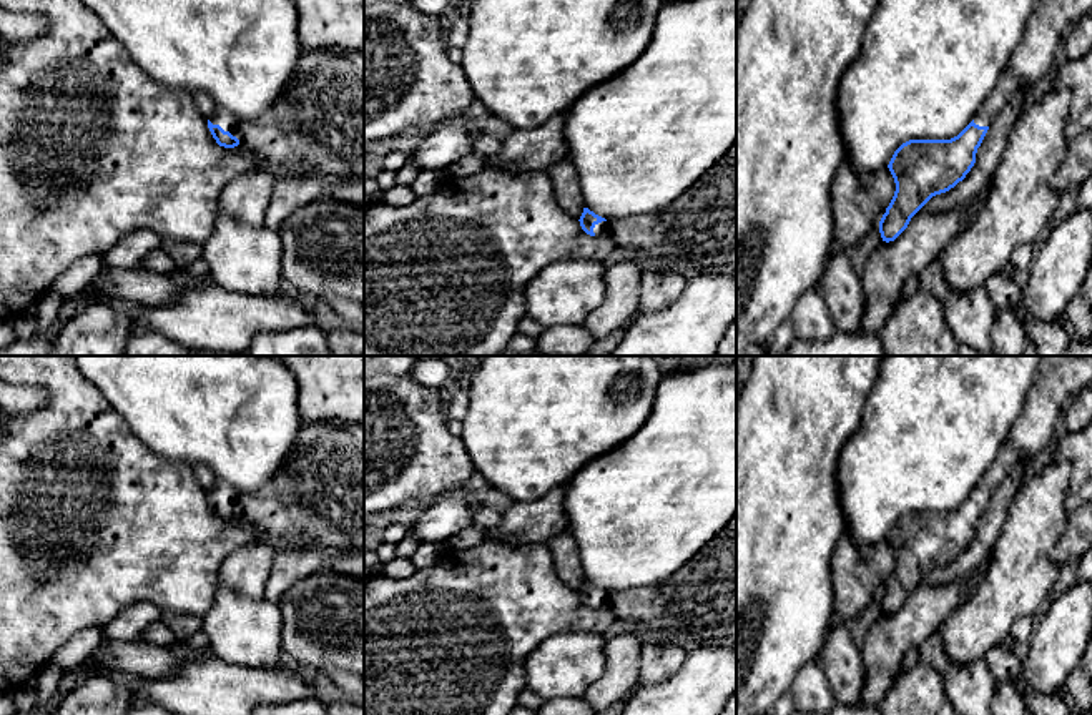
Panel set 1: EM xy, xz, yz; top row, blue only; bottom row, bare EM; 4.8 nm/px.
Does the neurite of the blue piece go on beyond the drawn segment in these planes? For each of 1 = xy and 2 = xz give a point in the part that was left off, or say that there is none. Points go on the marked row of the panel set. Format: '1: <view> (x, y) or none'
1: xy (318, 122)
2: xz (697, 233)

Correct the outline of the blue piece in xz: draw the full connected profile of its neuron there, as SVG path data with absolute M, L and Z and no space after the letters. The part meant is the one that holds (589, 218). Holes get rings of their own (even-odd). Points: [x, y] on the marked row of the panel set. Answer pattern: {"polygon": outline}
{"polygon": "M736 143L675 203L625 221L607 221L588 208L580 216L590 236L610 238L618 248L640 253L645 264L691 279L701 273L736 274Z"}

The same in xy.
{"polygon": "M304 50L293 80L263 116L244 121L216 108L208 128L219 146L243 143L263 166L298 165L326 181L364 178L364 52Z"}

